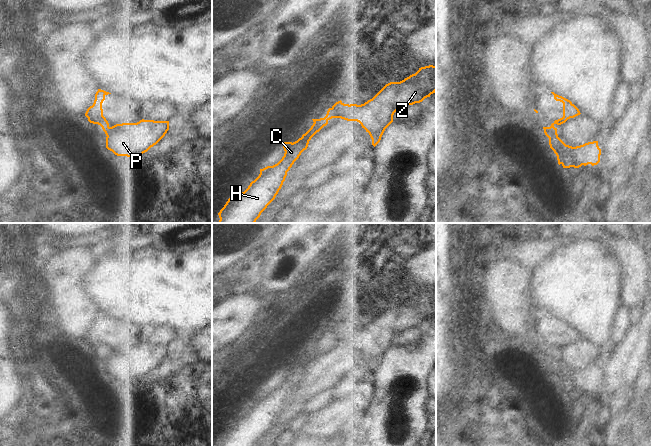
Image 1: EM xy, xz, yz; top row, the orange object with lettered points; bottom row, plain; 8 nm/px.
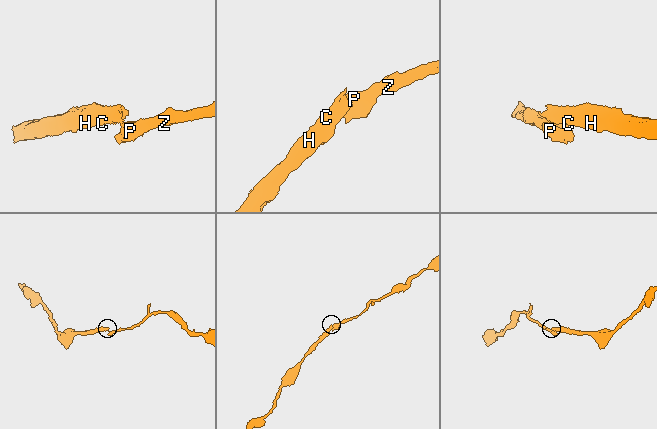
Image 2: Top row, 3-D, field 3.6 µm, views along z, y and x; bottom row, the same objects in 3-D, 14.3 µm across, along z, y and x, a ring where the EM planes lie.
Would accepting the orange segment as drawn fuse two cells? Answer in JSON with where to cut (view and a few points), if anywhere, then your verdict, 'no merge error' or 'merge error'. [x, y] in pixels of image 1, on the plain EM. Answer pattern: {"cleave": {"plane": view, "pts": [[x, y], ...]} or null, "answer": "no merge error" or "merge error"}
{"cleave": {"plane": "xy", "pts": [[108, 350], [102, 352]]}, "answer": "merge error"}

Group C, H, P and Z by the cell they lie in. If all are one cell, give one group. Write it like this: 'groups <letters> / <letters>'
groups C H / P Z

